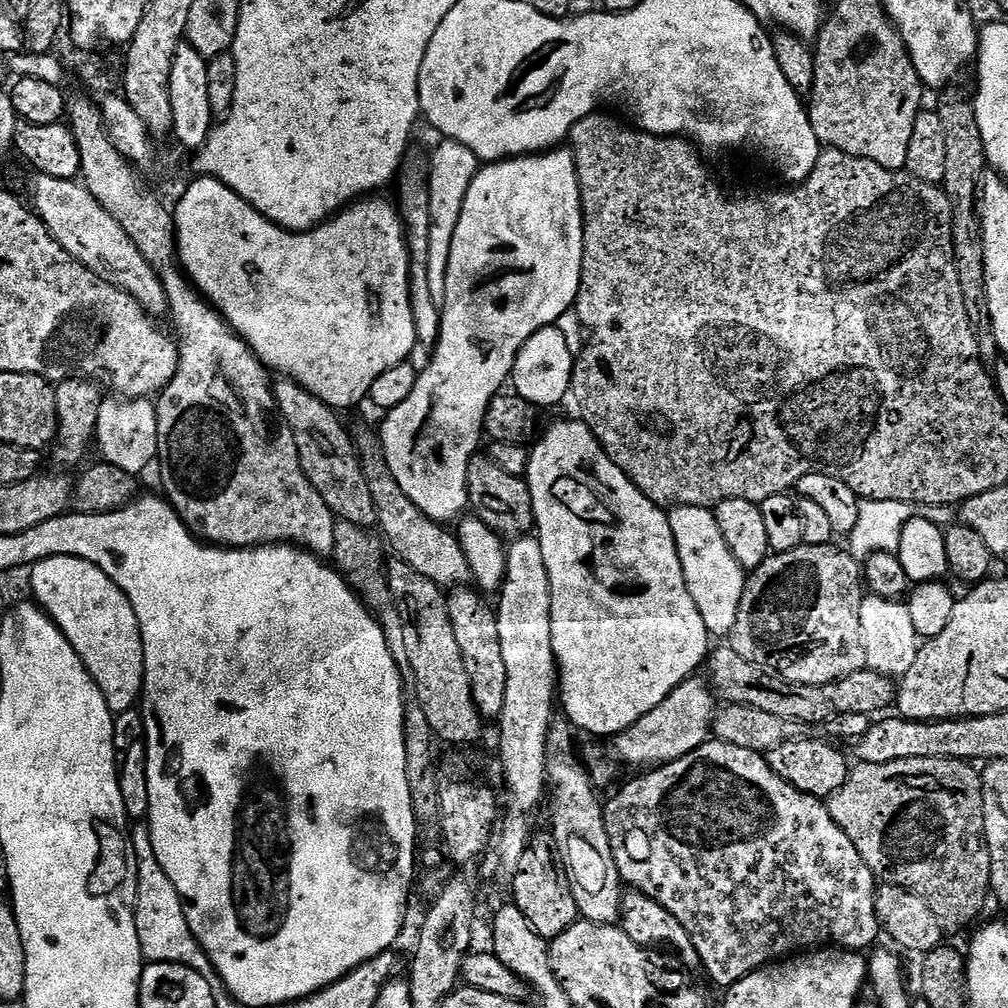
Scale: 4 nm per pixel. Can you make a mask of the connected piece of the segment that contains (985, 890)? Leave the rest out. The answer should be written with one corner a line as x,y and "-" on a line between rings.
906,758
888,763
857,763
849,771
848,780
826,800
828,812
834,818
834,822
848,835
850,842
854,842
855,849
870,867
871,872
875,874
877,881
893,885
895,888
906,889
925,900
931,906
934,916
938,918
939,924
946,934
960,931
962,927
978,917
986,906
986,900
990,898
992,879
990,878
989,850
984,843
983,779
979,771
977,769
975,771
973,768
975,767
967,761
942,758

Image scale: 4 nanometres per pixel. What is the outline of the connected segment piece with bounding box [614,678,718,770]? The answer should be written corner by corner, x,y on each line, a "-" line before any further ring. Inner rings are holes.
689,678
681,682
657,708
650,710
634,726
615,737
615,759
621,765
633,764
636,770
648,770
653,766
669,764
708,743
718,711
718,700
711,687
703,679

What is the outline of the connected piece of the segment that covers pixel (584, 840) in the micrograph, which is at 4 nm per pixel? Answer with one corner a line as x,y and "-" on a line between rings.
553,719
550,730
548,731
548,741
546,742
546,770
544,771
544,775
546,777
546,788
550,793
550,800
552,796
552,825
550,825
550,831
552,833
552,837
556,839
556,850
560,857
564,879
567,880
568,885
570,886
570,894
574,894
577,913
579,913
583,919
589,920
592,924
615,925
620,918
620,902
622,899
622,881
620,879
620,871
614,862
614,854
612,853
612,847
610,846
610,838
604,829
604,804
602,803
602,800
599,800
599,798
596,797
596,791
598,791
598,788
590,775
589,769
585,767
582,760
579,760
579,758
576,757
576,740
572,735
574,735
574,729
572,725
568,723
567,719

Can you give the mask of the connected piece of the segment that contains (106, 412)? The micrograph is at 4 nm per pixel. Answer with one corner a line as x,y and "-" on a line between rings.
149,397
103,399
99,408
99,422
96,423
96,444
102,452
101,459
120,470
141,475
158,458
158,424
156,403

